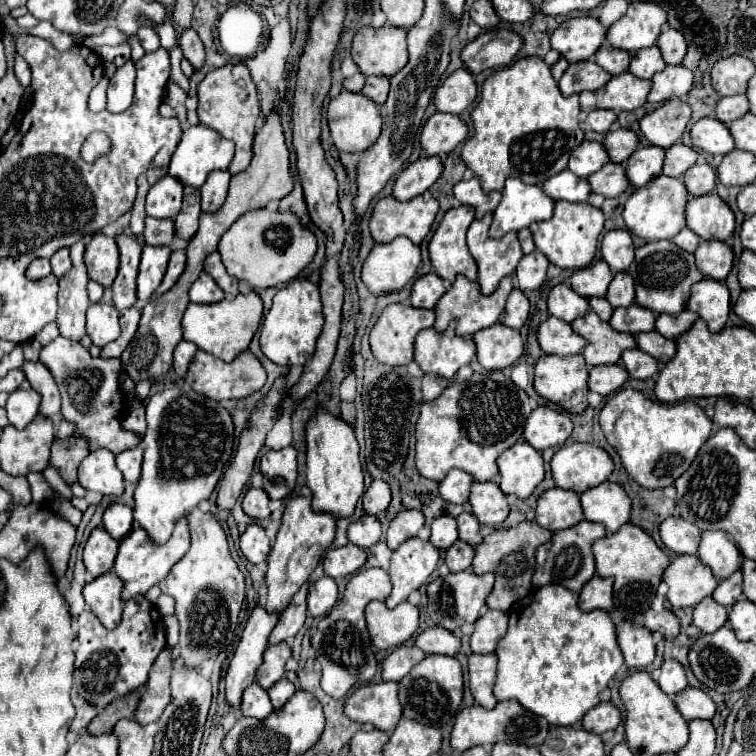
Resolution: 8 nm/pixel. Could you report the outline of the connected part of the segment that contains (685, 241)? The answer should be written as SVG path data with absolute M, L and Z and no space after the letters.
M681 229L675 237L673 237L673 243L677 245L677 247L681 247L681 249L685 249L685 251L695 251L697 249L697 245L699 245L699 237L691 231L691 229Z

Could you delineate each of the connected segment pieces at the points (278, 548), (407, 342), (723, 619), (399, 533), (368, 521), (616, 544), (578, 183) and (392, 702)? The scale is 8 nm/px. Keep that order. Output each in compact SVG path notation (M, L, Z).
M311 493L307 495L295 495L287 501L281 527L277 531L277 537L271 545L269 553L269 569L267 569L267 583L269 583L269 595L267 595L267 609L269 613L281 613L285 605L289 605L289 597L297 593L297 589L307 583L309 575L317 567L323 553L331 547L335 537L335 517L329 513L313 511L311 507Z
M403 303L387 305L387 307L381 311L377 323L373 325L371 337L369 337L371 351L373 351L375 359L381 361L381 363L385 363L385 365L409 365L409 363L413 361L415 335L417 335L421 329L433 327L433 323L435 323L435 313L429 311L429 309L417 309L417 307L403 305Z
M711 597L703 599L693 609L693 625L697 625L703 633L713 633L725 623L727 623L727 609L723 605L717 605Z
M399 511L397 517L391 521L389 529L387 529L387 535L385 535L385 541L387 541L387 547L389 549L397 549L403 541L411 539L417 535L417 531L423 527L425 523L425 517L421 511Z
M363 515L361 519L353 521L347 529L347 537L353 545L367 549L371 545L375 545L381 537L381 523L375 515Z
M625 523L619 527L619 531L595 541L591 549L595 555L597 575L615 579L613 601L617 613L623 619L643 623L643 613L651 607L651 601L661 583L661 575L669 565L669 557L665 555L665 551L645 531L641 531L641 527L631 523Z
M565 169L565 171L561 171L561 173L553 175L553 177L549 177L543 183L543 191L553 201L565 199L565 201L571 201L571 203L587 201L589 193L591 193L587 179L581 179L581 177L573 175L569 169Z
M367 683L355 687L343 703L343 713L351 721L369 723L375 729L391 733L401 719L401 703L397 699L397 683Z

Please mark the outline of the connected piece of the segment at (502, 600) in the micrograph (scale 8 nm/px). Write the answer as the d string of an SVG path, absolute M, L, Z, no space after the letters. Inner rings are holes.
M523 521L515 527L509 529L495 529L489 533L477 547L475 547L475 557L473 557L473 573L483 575L483 573L493 573L495 575L495 585L493 591L487 597L487 607L489 609L499 609L499 611L509 611L509 607L527 597L531 593L531 577L535 571L535 549L551 539L551 531L543 529L535 521Z

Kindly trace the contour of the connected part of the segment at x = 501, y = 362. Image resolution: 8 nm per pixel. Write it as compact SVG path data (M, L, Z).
M501 323L477 331L473 335L473 343L477 347L477 361L489 371L513 365L525 349L519 331Z

